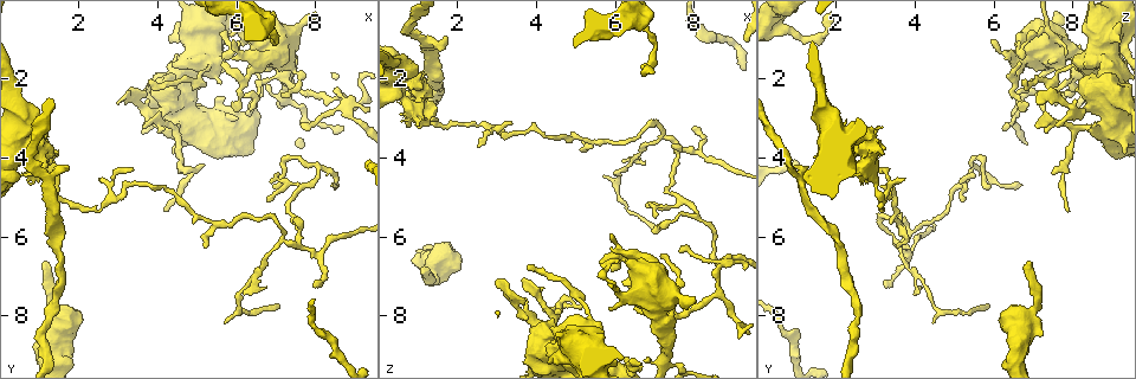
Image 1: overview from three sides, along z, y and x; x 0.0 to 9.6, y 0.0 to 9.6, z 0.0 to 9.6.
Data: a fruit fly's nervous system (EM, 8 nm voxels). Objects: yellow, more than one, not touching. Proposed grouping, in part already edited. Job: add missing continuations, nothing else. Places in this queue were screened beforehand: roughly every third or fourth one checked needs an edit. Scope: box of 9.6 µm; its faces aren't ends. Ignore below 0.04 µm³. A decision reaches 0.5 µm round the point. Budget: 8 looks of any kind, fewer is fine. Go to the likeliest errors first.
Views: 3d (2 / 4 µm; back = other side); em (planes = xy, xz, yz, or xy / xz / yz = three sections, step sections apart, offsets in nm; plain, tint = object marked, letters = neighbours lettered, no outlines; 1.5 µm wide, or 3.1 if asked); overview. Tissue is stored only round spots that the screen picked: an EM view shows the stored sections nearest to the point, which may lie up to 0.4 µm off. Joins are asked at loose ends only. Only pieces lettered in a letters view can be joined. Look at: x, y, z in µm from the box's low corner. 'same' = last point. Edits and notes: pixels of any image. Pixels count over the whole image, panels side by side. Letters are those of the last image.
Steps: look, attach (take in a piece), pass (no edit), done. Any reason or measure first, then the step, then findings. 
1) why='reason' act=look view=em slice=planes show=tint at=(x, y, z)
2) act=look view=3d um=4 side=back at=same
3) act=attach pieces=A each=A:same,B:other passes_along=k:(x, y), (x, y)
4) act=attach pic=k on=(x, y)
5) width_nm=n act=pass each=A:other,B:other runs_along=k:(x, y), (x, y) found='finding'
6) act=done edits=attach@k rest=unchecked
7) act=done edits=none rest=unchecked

why='thin end' act=look view=em slice=xy step=8 show=tint at=(1.60, 4.25, 0.90)

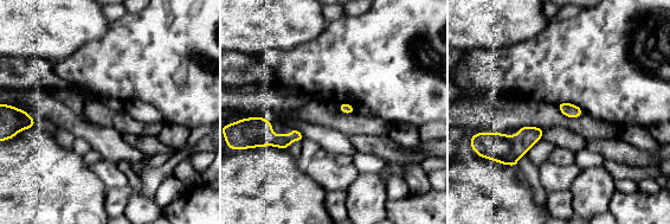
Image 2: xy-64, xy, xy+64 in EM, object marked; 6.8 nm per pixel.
why='another direction' act=look view=em slice=planes show=letters at=same

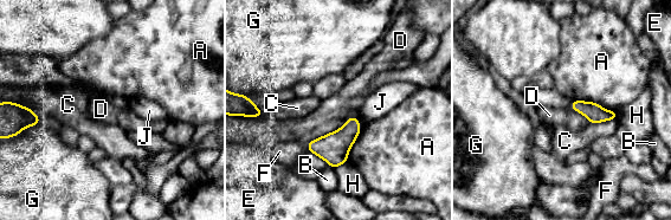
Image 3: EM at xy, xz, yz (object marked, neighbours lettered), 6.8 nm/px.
act=pass each=A:other,B:other,C:other,D:other,E:other,F:other,G:other,H:other,J:other found='none of them fits'

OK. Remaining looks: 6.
why='branch stops here' act=look view=3d um=2 at=(3.95, 3.15, 8.55)

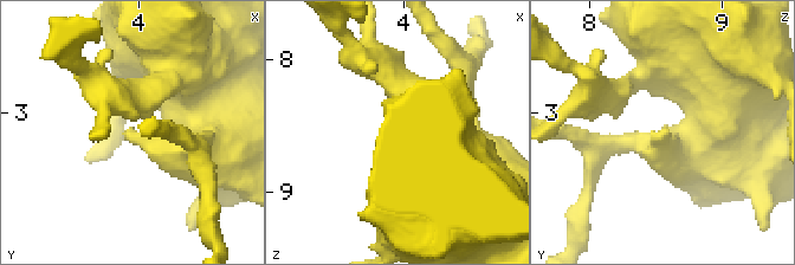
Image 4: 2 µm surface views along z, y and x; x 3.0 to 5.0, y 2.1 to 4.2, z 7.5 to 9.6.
why='now the EM' act=look view=em slice=planes show=letters at=(3.90, 3.14, 8.46)

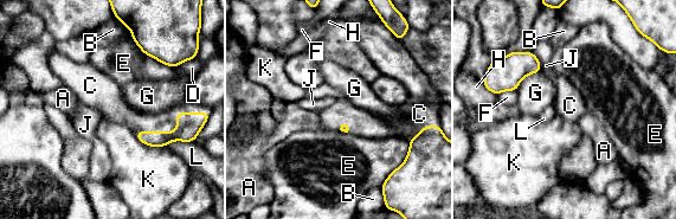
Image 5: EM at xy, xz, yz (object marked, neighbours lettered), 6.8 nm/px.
act=attach pieces=C each=A:other,B:other,C:same,D:other,E:other,F:other,G:other,H:other,J:other,K:other,L:other passes_along=5:(188, 124), (171, 131), (165, 121) found='it goes on there'

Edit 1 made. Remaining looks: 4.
act=look view=overview

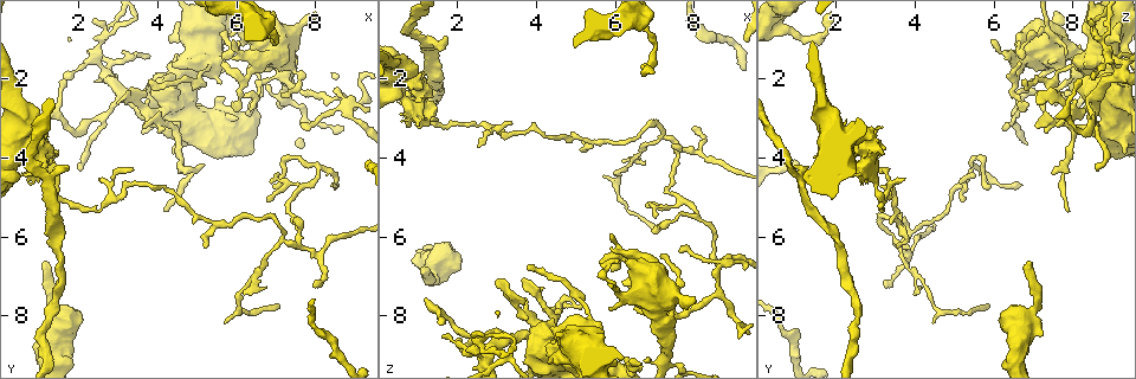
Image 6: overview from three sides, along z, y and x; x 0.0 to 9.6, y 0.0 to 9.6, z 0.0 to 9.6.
why='tapers out' act=look view=3d um=4 at=(6.45, 7.45, 3.95)

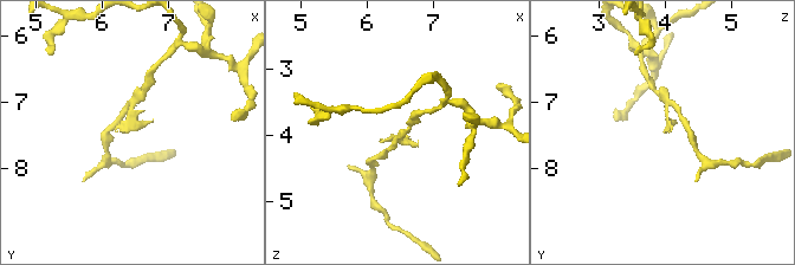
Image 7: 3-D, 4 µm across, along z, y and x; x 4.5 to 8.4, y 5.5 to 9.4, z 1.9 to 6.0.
why='now the EM' act=look view=em slice=yz step=8 show=letters at=(6.40, 7.50, 4.00)

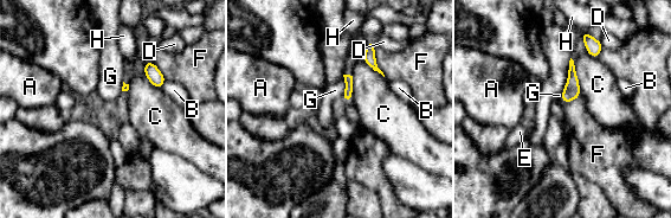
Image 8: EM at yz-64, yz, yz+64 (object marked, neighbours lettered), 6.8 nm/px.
why='another direction' act=look view=em slice=planes show=letters at=same

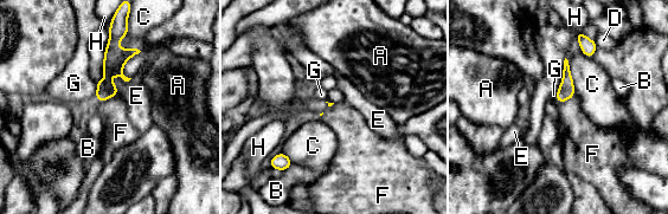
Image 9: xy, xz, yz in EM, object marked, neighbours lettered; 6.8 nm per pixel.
act=pass each=A:other,B:other,C:other,D:other,E:other,F:other,G:other,H:other runs_along=9:(113, 36), (113, 65), (102, 98) found='no lettered piece goes on from it'

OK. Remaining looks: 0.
act=done edits=attach@5 rest=unchecked

